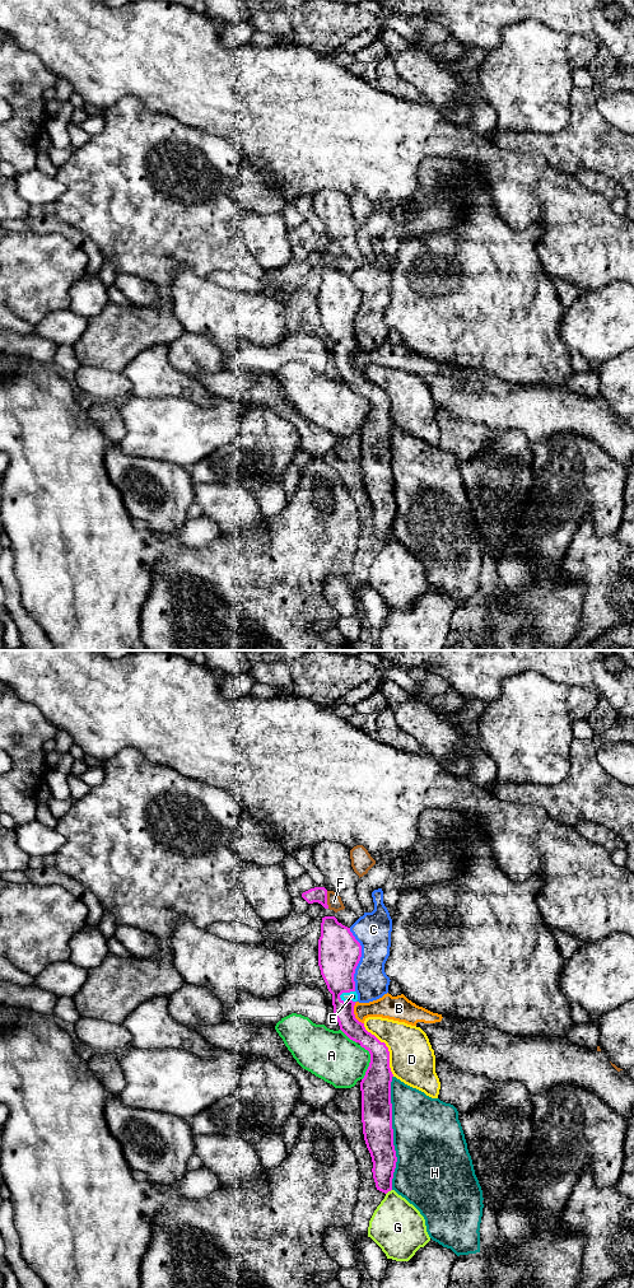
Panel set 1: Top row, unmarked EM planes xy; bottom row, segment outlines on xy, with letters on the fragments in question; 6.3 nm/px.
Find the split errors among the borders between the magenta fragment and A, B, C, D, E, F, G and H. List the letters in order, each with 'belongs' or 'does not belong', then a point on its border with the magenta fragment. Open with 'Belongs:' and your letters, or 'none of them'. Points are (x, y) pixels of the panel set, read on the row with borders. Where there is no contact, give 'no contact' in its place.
Belongs: E
A: does not belong; meets magenta in xy at (371, 1062)
B: does not belong; meets magenta in xy at (353, 1013)
C: does not belong; meets magenta in xy at (359, 960)
D: does not belong; meets magenta in xy at (387, 1048)
E: belongs; meets magenta in xy at (348, 1000)
F: does not belong; meets magenta in xy at (326, 900)
G: does not belong; meets magenta in xy at (388, 1190)
H: does not belong; meets magenta in xy at (392, 1133)

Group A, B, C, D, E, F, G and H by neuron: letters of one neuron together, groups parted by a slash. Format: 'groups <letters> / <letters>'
groups A / B / C / D / E / F / G / H

